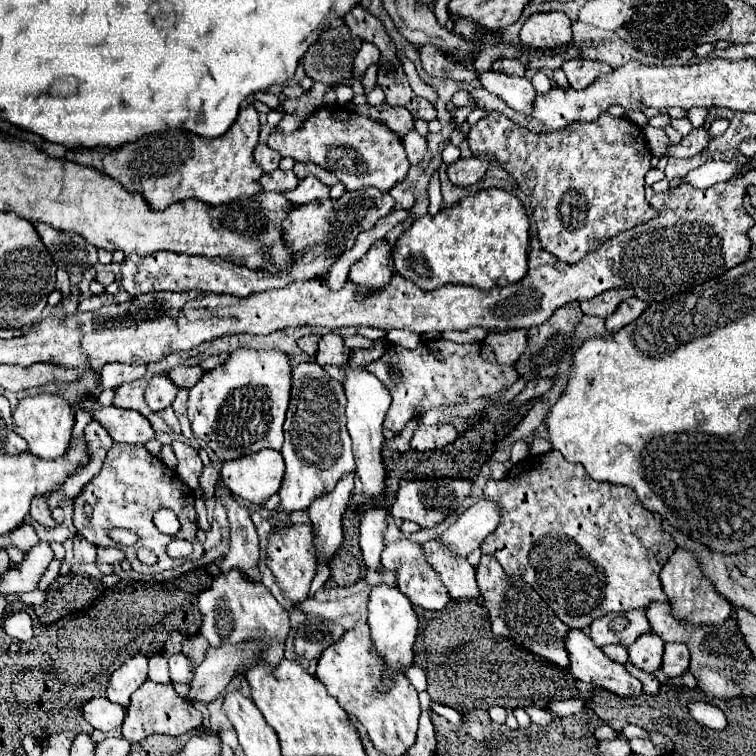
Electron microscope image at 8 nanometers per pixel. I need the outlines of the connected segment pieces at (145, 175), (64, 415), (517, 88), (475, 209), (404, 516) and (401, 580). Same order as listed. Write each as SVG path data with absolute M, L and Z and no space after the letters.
M243 106L233 126L219 138L205 140L187 130L169 130L163 134L149 134L149 136L139 138L135 144L127 144L119 150L111 150L105 156L103 166L105 166L105 174L119 180L125 190L141 192L153 210L163 210L187 198L197 198L211 206L219 206L219 204L233 202L241 196L255 196L261 190L259 178L263 176L263 170L253 162L253 148L257 146L257 138L259 138L259 114L253 106Z
M39 394L39 396L27 396L23 398L17 408L13 410L13 430L27 440L29 452L43 460L55 460L65 454L65 450L71 444L71 432L75 424L73 408L65 398L59 394Z
M485 70L477 76L481 86L489 90L491 94L499 96L507 106L511 106L517 112L529 114L533 110L533 100L535 100L535 88L527 78L519 76L507 76L501 72Z
M491 188L465 196L435 216L415 220L397 240L395 270L421 290L443 284L465 284L481 290L509 286L527 274L529 220L523 204L511 192Z
M439 478L439 480L403 480L391 508L393 518L417 522L421 528L433 528L447 516L455 514L463 500L471 494L471 480L465 478Z
M399 540L399 542L389 544L383 550L381 564L383 564L383 568L389 568L389 570L397 572L397 586L411 600L413 606L421 606L421 608L427 608L427 610L441 610L449 602L447 588L439 580L435 570L425 562L423 548L419 544L415 544L411 540Z

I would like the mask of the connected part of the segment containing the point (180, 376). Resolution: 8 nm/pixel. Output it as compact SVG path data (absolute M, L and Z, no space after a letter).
M177 366L177 368L169 370L167 376L179 388L193 388L199 382L199 378L203 376L203 370L201 370L201 366L191 366L191 368Z

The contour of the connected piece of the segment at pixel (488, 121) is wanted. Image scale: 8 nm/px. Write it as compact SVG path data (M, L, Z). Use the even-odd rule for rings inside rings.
M491 112L485 118L481 118L475 126L471 126L467 142L473 154L487 154L495 158L503 166L503 170L507 170L515 178L517 186L531 200L541 248L567 264L579 262L593 248L593 244L613 238L619 232L631 230L633 226L643 224L659 214L645 200L643 178L651 170L649 146L643 128L629 122L627 118L613 118L607 112L603 112L593 122L575 122L559 132L533 134L527 128L521 128L519 124L511 122L509 118Z

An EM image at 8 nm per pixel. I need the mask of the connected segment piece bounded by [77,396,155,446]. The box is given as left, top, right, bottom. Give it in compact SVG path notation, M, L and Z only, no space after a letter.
M81 396L77 404L83 406L83 410L91 412L93 420L101 422L103 428L111 434L115 442L125 442L125 444L147 444L149 440L155 438L155 432L145 420L145 416L139 416L135 410L125 410L125 408L115 408L113 404L101 406L93 398Z

